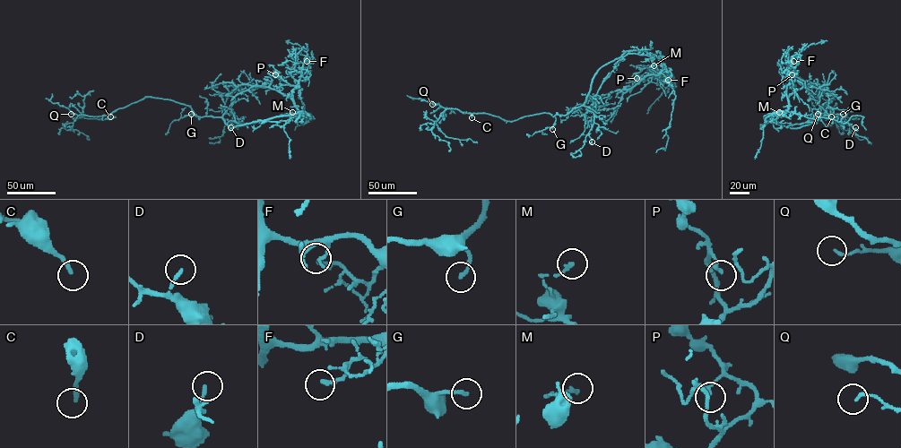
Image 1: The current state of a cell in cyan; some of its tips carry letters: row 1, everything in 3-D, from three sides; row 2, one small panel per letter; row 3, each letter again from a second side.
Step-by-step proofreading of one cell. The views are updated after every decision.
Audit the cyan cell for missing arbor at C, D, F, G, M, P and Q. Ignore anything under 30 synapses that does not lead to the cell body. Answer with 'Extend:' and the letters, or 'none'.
Extend: C, G

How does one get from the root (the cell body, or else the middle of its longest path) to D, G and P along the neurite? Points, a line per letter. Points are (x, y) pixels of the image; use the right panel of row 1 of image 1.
D: (819, 117), (824, 113), (837, 123), (855, 127)
G: (819, 117), (828, 116), (830, 110), (843, 114)
P: (819, 117), (820, 108), (804, 86), (787, 98), (782, 79), (791, 77), (792, 74)

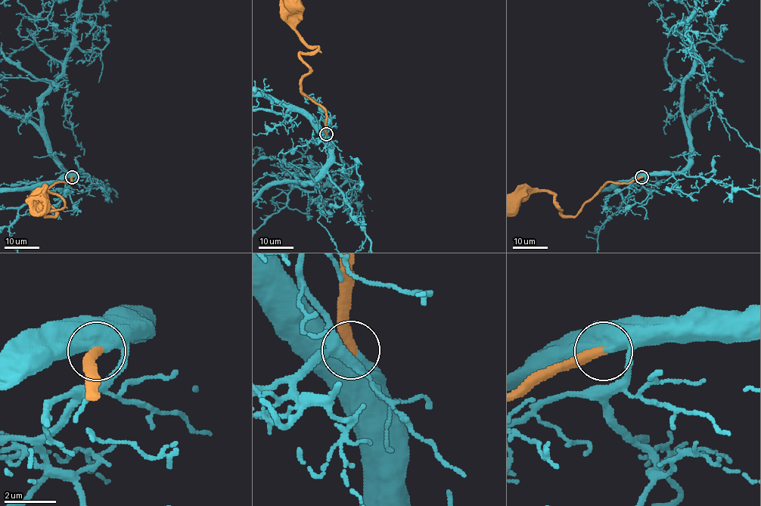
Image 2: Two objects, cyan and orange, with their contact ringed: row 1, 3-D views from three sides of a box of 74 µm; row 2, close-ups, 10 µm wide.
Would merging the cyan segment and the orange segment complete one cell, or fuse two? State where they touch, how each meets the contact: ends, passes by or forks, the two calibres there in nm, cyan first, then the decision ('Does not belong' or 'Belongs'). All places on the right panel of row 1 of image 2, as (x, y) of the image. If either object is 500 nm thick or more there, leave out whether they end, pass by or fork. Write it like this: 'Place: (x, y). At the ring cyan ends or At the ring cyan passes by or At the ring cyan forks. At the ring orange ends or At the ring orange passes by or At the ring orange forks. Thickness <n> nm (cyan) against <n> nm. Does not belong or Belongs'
Place: (641, 177). Thickness 750 nm (cyan) against 400 nm. Belongs

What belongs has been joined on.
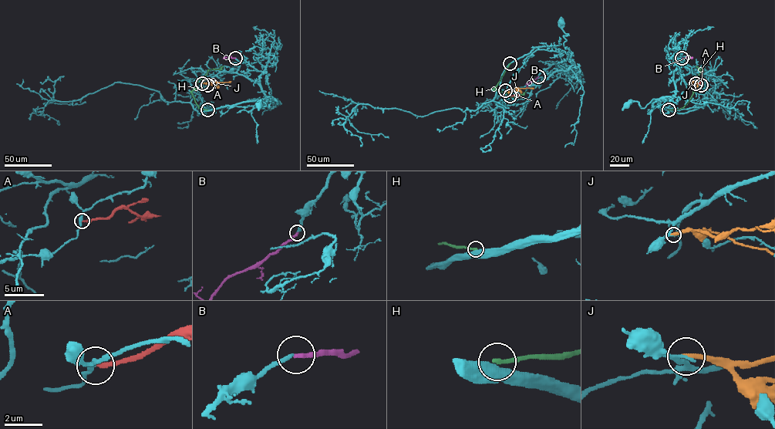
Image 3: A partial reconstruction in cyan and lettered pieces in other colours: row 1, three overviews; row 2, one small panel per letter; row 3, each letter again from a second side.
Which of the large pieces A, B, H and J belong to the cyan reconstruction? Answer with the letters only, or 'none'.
B

